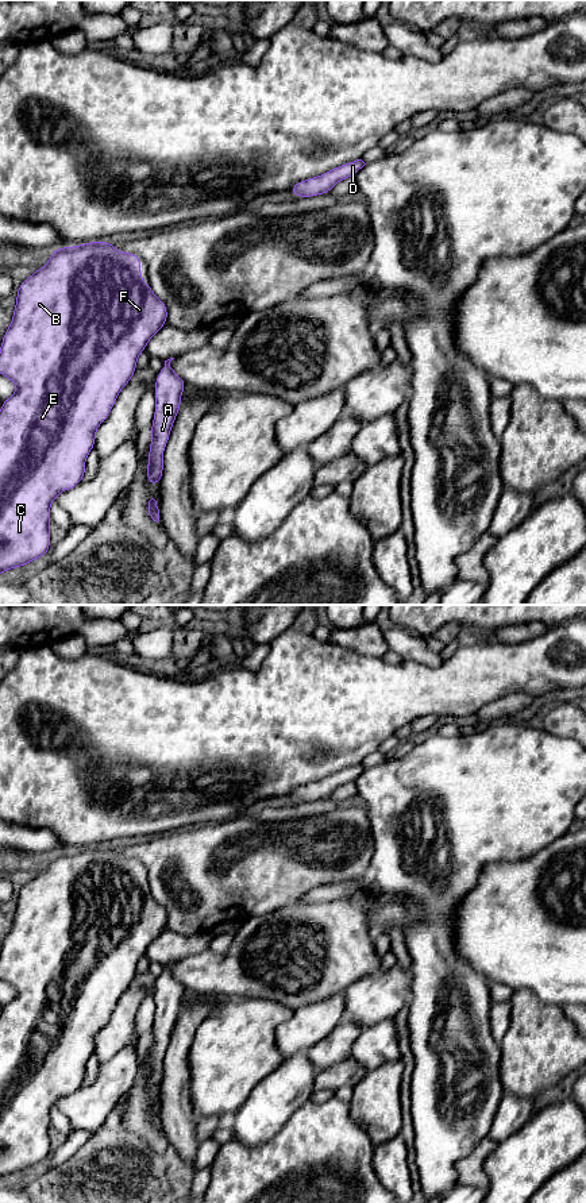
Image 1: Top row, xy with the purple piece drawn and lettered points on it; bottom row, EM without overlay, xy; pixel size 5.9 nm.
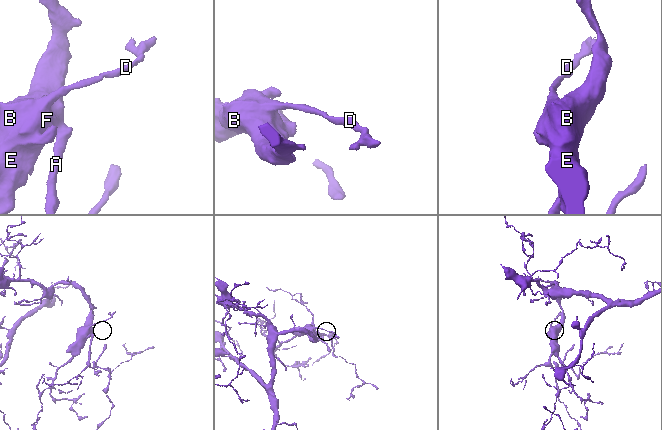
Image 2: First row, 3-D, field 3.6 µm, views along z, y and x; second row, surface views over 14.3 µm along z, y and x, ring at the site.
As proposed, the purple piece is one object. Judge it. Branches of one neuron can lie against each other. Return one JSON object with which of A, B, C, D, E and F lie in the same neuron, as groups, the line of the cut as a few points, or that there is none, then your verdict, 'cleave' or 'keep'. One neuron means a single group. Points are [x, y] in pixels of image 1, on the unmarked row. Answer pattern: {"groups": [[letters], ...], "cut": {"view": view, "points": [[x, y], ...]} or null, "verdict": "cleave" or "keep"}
{"groups": [["A", "B", "C", "D", "E", "F"]], "cut": null, "verdict": "keep"}

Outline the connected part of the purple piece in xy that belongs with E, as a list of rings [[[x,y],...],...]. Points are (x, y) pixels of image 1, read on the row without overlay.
[[[89,847],[73,852],[59,852],[53,856],[46,871],[27,882],[18,892],[12,928],[3,941],[0,951],[0,980],[11,984],[16,996],[3,1005],[0,1014],[0,1179],[20,1173],[50,1156],[50,1110],[63,1095],[76,1092],[85,1081],[85,1065],[96,1048],[96,1034],[107,1025],[120,995],[132,984],[136,965],[146,955],[149,945],[167,928],[167,911],[159,905],[150,888],[142,887],[140,861],[120,857],[113,849]]]

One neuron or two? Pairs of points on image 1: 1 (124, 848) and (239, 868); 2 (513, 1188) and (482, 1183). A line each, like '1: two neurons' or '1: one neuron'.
1: one neuron
2: two neurons

